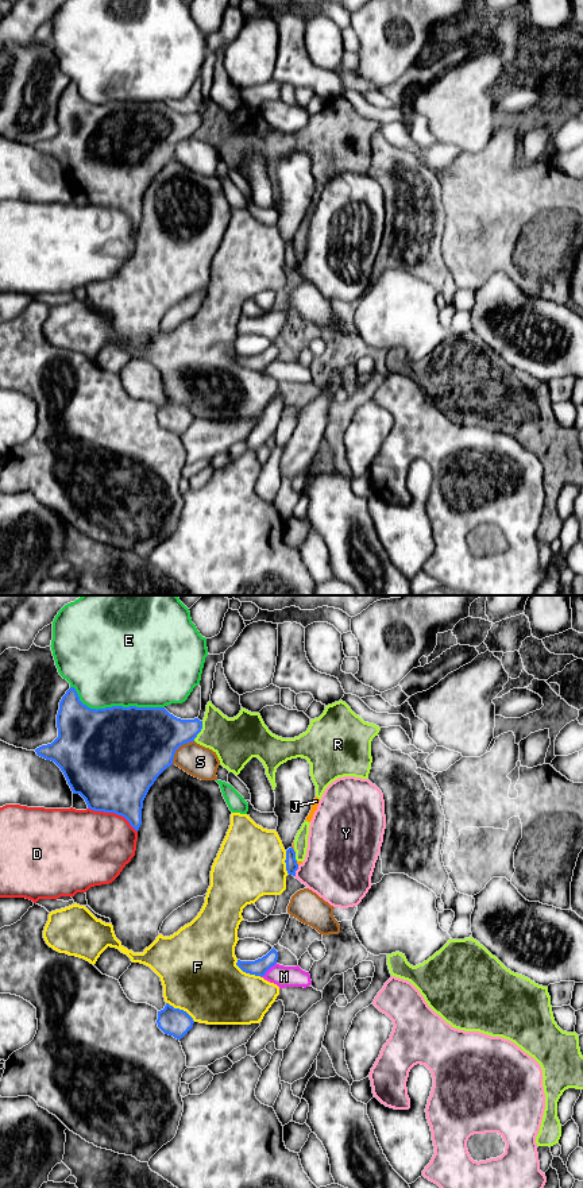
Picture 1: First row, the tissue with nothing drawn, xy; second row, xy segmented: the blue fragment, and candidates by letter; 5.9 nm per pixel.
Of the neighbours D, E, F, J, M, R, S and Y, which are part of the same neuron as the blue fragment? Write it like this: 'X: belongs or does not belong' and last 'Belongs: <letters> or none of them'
D: does not belong
E: does not belong
F: does not belong
J: does not belong
M: does not belong
R: does not belong
S: does not belong
Y: does not belong
Belongs: none of them

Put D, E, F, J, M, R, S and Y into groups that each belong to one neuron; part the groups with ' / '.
D / E / F / J R / M / S / Y

